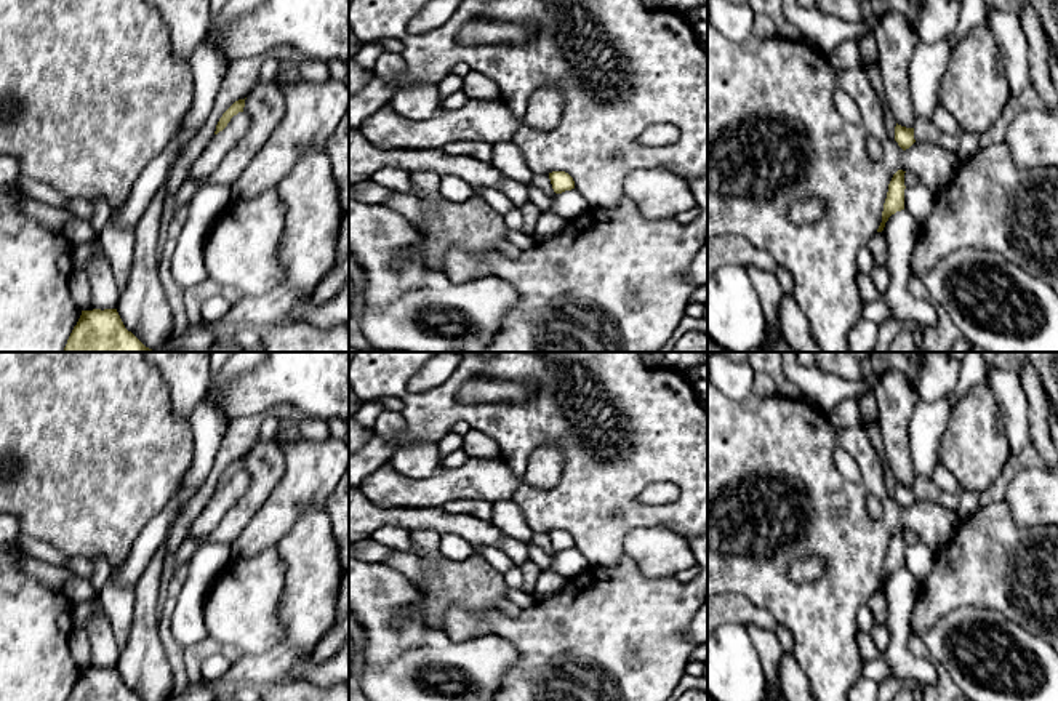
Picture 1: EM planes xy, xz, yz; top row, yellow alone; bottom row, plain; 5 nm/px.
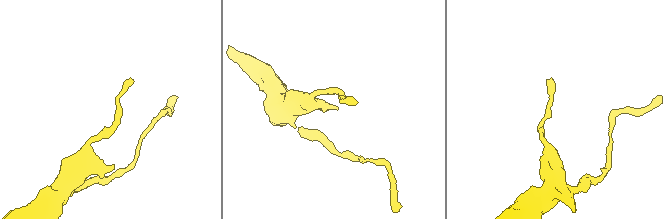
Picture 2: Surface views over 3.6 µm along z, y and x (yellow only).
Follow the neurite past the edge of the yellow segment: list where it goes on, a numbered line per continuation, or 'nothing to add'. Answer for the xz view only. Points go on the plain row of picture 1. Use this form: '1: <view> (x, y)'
nothing to add

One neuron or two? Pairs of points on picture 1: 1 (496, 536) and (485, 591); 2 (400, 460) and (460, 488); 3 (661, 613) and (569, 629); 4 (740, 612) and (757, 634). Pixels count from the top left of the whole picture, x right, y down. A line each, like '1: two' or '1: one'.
1: two
2: two
3: one
4: two

